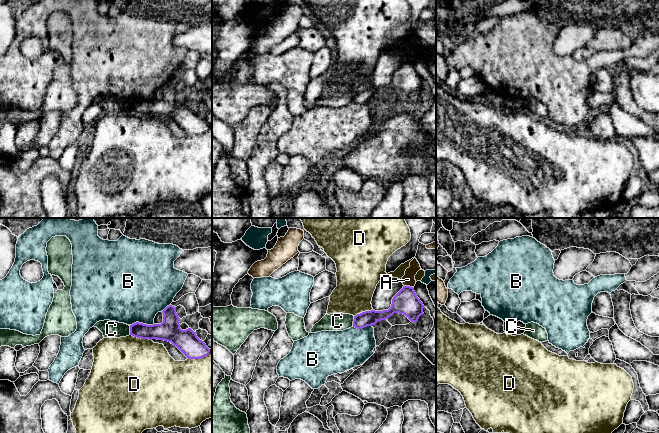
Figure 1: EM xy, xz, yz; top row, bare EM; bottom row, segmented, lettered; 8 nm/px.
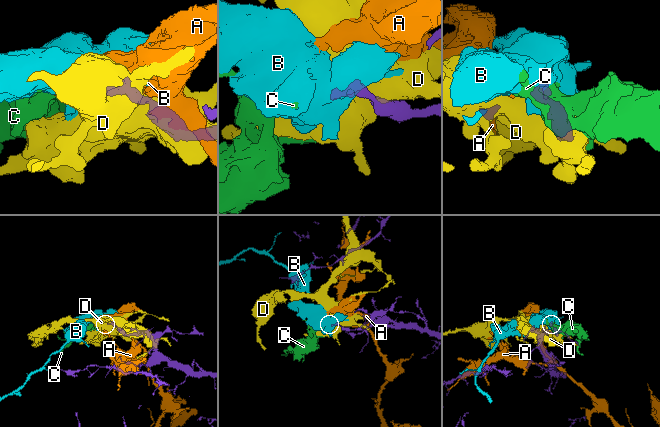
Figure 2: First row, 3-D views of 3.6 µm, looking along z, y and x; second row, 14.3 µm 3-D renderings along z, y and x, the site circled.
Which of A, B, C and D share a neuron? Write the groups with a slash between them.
A / B / C / D

